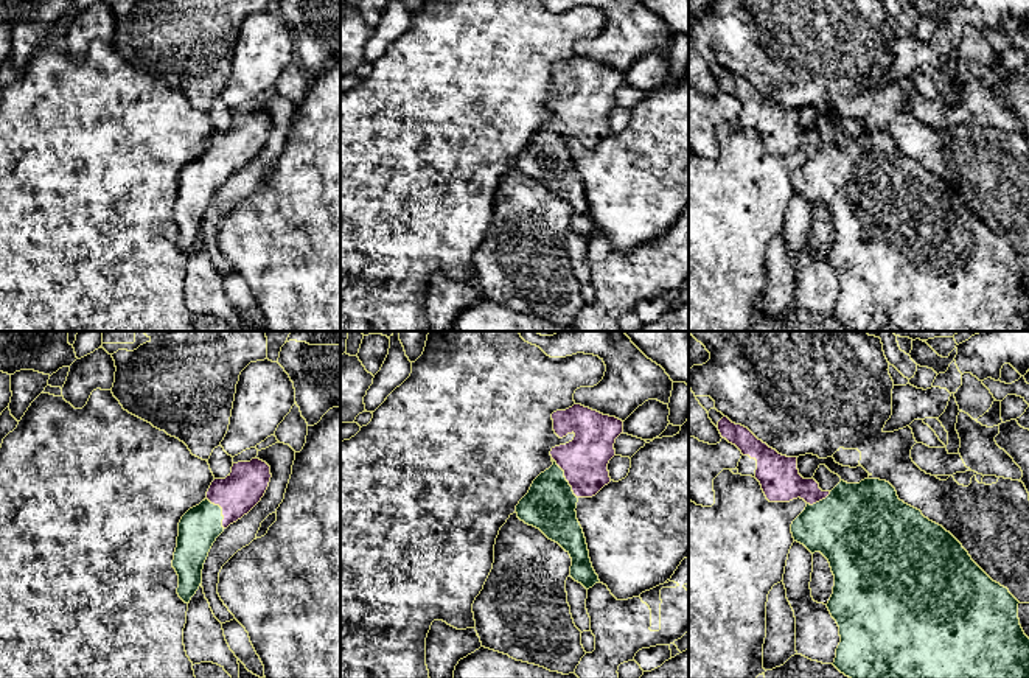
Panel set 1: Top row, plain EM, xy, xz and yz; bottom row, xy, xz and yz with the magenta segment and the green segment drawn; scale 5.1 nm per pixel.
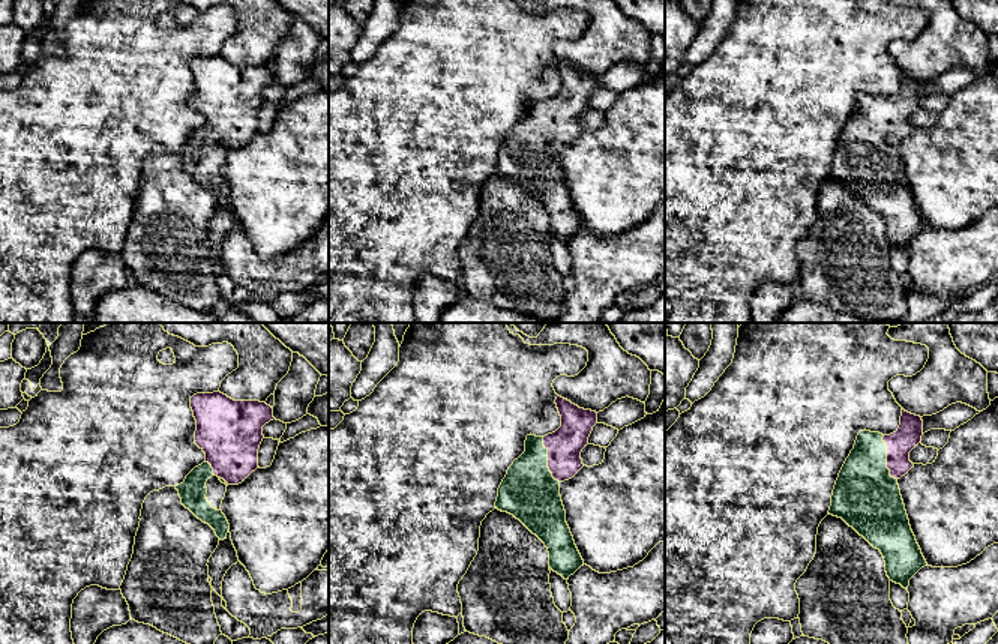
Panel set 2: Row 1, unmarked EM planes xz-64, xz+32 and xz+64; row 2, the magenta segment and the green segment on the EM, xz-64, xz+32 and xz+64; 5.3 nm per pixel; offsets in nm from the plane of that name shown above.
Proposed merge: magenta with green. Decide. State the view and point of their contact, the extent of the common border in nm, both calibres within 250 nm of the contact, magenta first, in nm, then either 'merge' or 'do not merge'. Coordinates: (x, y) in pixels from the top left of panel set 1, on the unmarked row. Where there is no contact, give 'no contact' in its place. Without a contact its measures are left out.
xz (565, 128) | 260 nm | 240/260 nm | merge

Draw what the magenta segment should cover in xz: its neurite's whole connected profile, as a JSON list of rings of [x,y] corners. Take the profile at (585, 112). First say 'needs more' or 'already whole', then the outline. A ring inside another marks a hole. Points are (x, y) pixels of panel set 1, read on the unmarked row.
needs more | [[[581,56],[553,64],[552,72],[560,90],[572,84],[575,89],[552,100],[553,117],[533,132],[516,165],[570,207],[570,229],[589,241],[600,232],[575,160],[580,149],[592,149],[611,134],[608,115],[623,73]]]

